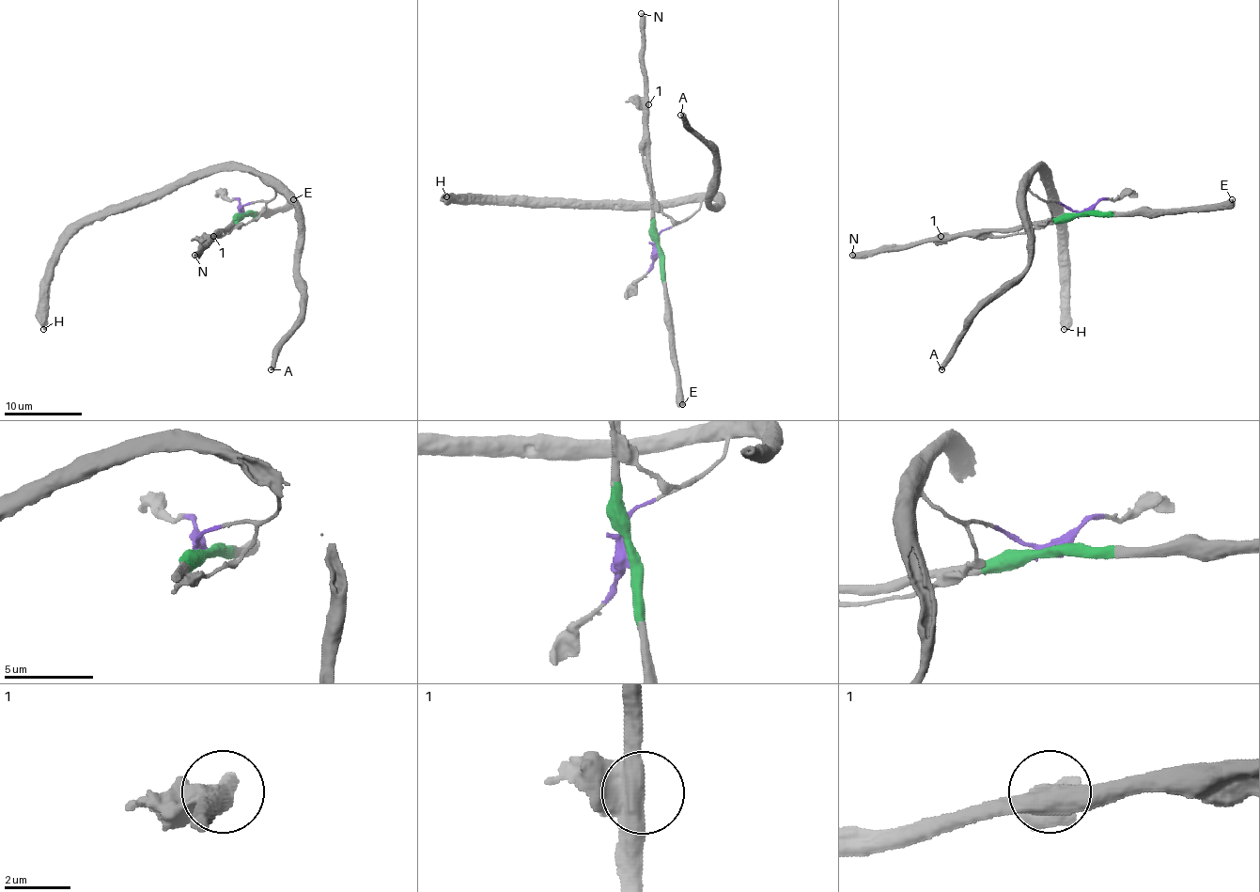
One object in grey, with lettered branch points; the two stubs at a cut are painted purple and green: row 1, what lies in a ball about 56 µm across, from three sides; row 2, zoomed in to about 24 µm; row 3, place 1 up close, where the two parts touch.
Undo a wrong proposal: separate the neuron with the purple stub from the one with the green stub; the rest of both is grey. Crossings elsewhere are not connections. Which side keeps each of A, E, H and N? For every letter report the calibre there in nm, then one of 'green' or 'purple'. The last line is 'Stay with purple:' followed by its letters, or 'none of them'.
A: 480 nm | purple
E: 700 nm | green
H: 500 nm | purple
N: 500 nm | green
Stay with purple: A, H

